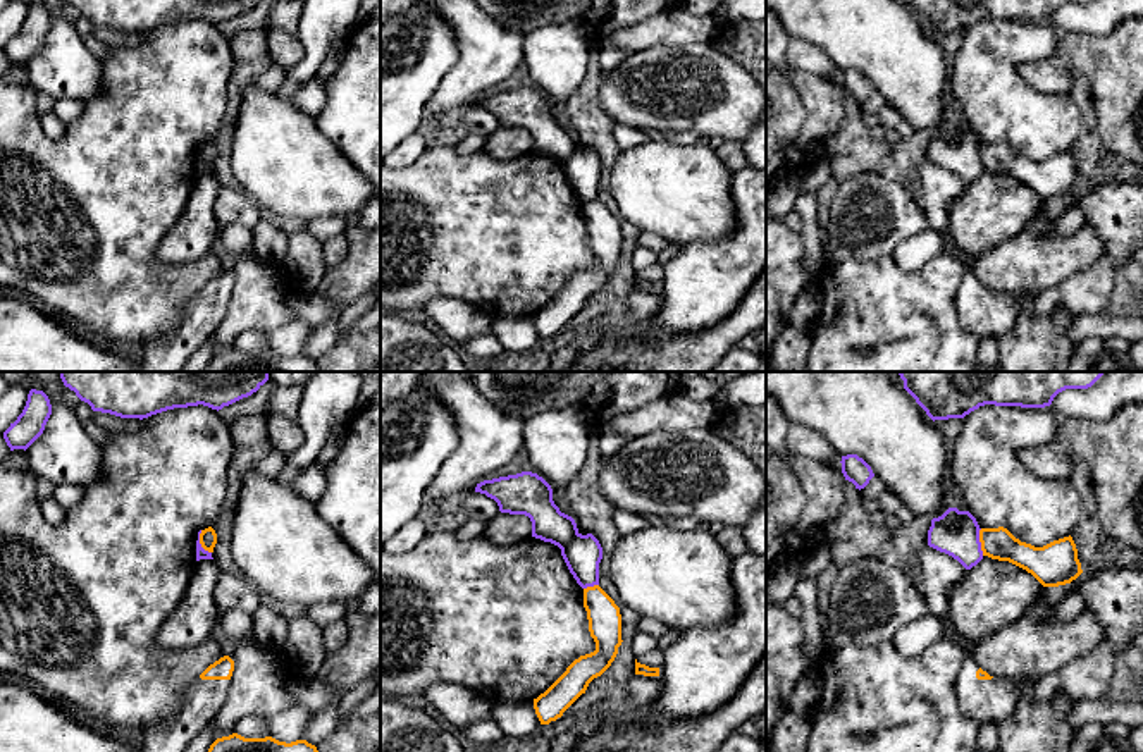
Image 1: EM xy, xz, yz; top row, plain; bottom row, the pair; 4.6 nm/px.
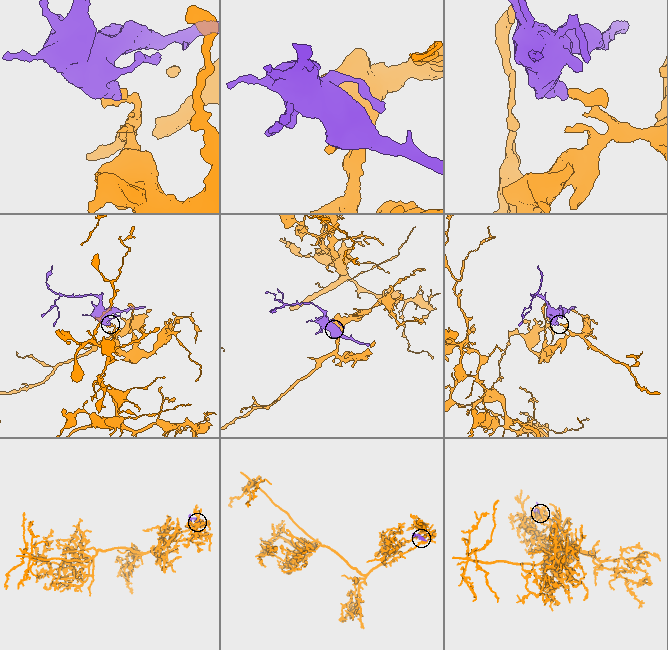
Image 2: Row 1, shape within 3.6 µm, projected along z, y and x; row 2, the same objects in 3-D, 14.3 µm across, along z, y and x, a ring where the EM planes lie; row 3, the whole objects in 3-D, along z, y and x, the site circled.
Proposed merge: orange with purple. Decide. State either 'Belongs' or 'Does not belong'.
Does not belong

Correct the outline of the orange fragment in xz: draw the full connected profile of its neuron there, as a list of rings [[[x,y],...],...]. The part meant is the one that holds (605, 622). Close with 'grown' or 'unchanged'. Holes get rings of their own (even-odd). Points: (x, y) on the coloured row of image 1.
[[[599,585],[584,589],[584,607],[596,650],[575,659],[544,693],[534,699],[541,724],[561,718],[585,693],[589,683],[611,666],[623,642],[620,607]]]; unchanged

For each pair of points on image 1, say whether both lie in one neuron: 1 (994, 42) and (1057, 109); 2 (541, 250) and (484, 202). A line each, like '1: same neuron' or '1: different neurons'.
1: same neuron
2: same neuron

